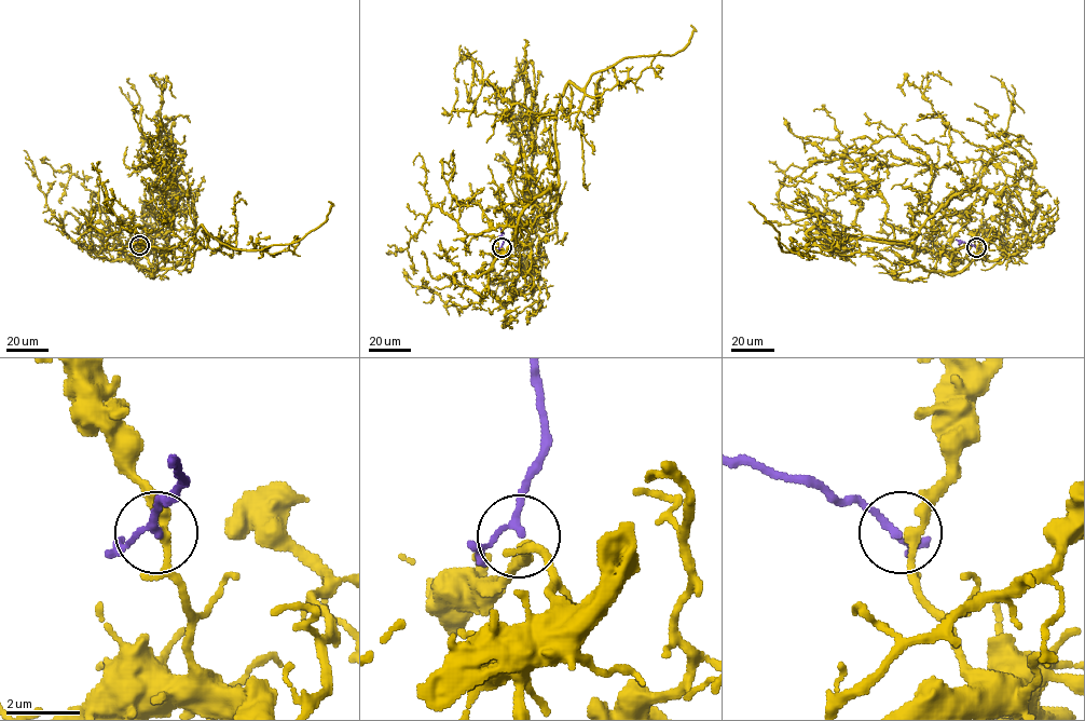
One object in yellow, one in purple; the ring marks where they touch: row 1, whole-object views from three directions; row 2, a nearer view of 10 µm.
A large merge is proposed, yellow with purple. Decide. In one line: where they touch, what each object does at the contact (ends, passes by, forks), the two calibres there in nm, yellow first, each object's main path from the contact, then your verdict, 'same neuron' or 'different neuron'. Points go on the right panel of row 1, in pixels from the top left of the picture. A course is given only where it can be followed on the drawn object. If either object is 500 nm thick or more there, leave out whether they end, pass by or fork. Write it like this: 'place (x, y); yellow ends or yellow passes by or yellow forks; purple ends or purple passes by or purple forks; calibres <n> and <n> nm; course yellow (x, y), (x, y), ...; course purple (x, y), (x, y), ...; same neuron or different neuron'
place (976, 247); yellow passes by; purple passes by; calibres 240 and 160 nm; course yellow (976, 247), (956, 273), (914, 256), (919, 229), (977, 186), (992, 155), (922, 95), (928, 73), (949, 83); course purple (976, 247), (956, 239); same neuron

